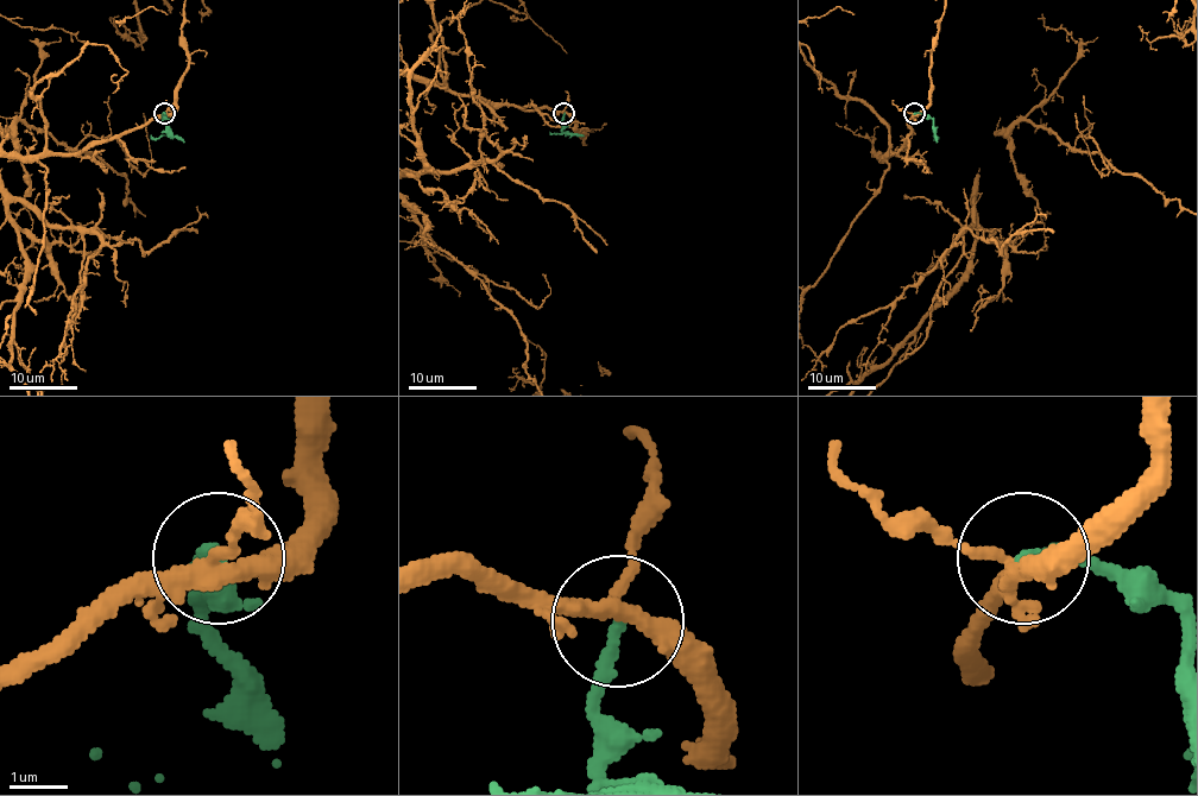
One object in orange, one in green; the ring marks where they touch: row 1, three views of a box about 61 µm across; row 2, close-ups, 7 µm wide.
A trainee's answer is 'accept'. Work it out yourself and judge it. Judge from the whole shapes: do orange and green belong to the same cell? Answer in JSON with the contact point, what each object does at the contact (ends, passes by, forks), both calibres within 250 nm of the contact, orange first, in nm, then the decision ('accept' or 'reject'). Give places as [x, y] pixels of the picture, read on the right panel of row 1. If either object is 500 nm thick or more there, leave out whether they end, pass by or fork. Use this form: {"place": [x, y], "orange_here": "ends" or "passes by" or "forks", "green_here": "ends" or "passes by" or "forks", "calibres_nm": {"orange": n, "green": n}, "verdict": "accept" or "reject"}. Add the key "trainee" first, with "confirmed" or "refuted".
{"trainee": "refuted", "place": [914, 113], "orange_here": "forks", "green_here": "ends", "calibres_nm": {"orange": 300, "green": 200}, "verdict": "reject"}

